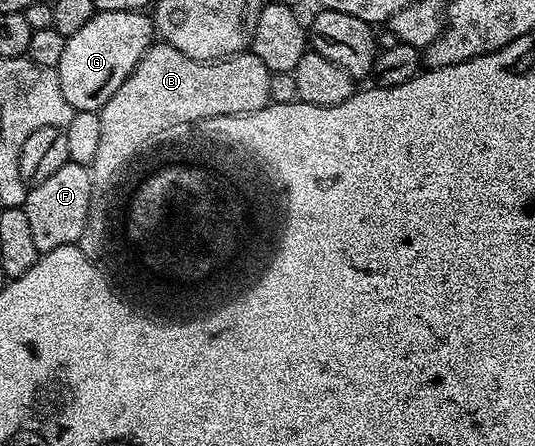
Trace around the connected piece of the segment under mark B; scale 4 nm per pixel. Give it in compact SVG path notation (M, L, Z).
M158 48L148 49L140 65L113 91L109 103L98 109L101 136L97 142L97 155L90 163L92 178L111 177L127 154L139 142L156 130L210 114L212 117L240 117L256 113L272 104L269 83L271 75L265 63L250 51L236 53L221 61L194 61L181 51L168 48L167 57L159 57Z

